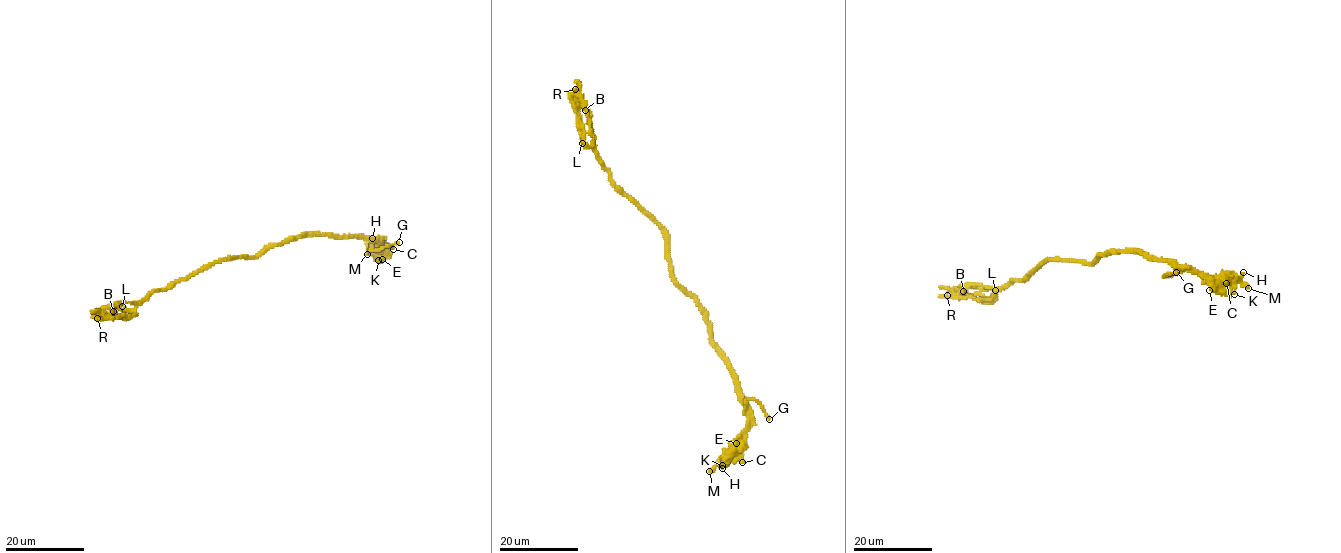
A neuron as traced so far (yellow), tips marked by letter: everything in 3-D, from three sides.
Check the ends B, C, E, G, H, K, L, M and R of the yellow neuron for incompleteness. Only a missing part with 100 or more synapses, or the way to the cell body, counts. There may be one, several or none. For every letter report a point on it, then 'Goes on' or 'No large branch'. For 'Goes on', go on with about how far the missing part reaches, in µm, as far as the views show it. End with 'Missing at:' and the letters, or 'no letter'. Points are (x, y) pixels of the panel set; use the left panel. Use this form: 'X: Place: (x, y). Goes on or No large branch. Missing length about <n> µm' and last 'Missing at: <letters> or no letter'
B: Place: (113, 311). No large branch
C: Place: (393, 249). No large branch
E: Place: (382, 259). No large branch
G: Place: (399, 242). Goes on. Missing length about 30 µm
H: Place: (372, 238). No large branch
K: Place: (378, 260). No large branch
L: Place: (122, 306). No large branch
M: Place: (367, 254). No large branch
R: Place: (97, 318). No large branch
Missing at: G

